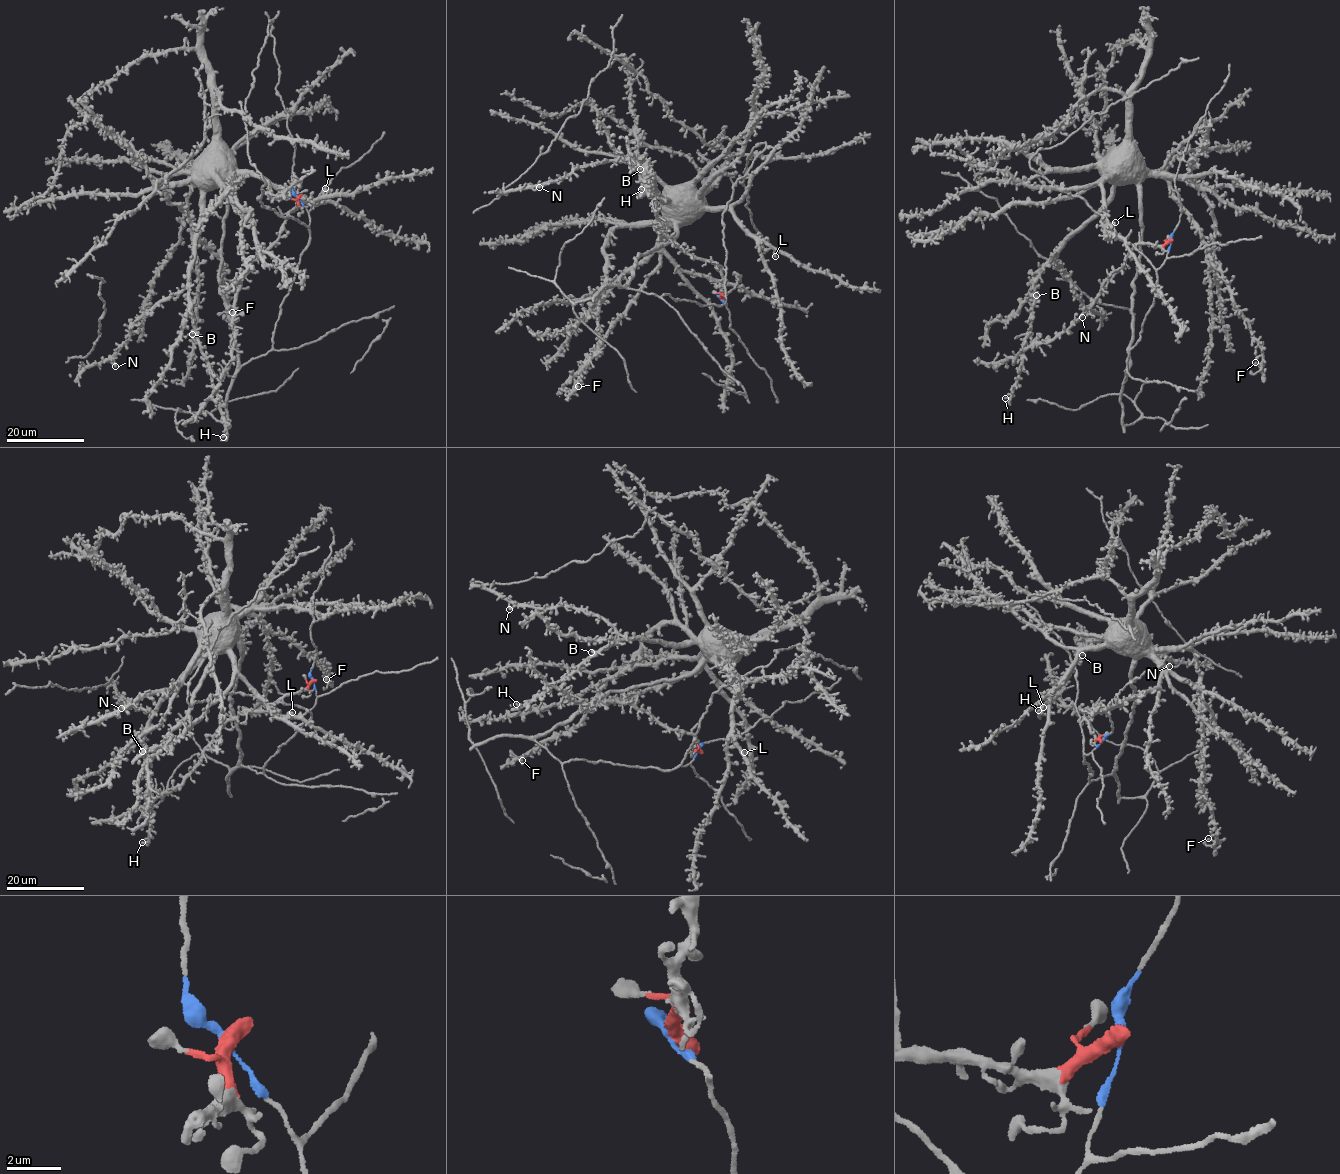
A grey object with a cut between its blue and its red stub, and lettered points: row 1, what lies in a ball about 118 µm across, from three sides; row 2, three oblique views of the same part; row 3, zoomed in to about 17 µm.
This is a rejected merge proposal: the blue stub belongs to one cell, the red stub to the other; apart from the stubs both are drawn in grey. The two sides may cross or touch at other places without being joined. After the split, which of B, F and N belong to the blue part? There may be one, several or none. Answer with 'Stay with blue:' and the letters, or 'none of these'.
Stay with blue: B, F, N

